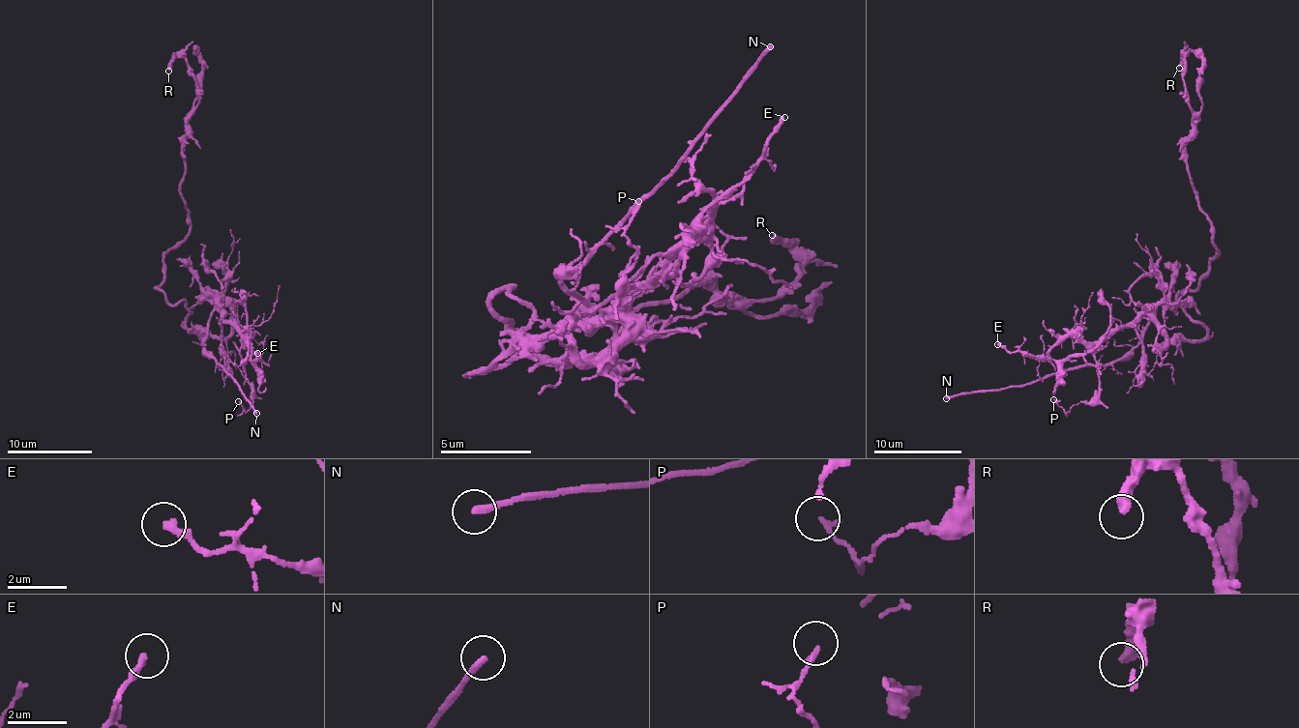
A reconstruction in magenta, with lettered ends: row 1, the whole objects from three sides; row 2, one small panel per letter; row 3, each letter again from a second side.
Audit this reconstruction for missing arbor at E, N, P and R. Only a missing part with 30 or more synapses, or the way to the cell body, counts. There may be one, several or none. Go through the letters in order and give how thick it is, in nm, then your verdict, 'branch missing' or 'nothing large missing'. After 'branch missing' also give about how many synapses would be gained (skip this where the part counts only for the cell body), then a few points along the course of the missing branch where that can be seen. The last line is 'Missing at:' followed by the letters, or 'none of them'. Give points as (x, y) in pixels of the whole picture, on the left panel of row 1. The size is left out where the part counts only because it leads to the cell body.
E: 240 nm | nothing large missing
N: 220 nm | branch missing | (256, 413), (276, 412), (282, 427), (298, 400), (297, 395)
P: 180 nm | nothing large missing
R: 380 nm | nothing large missing
Missing at: N

